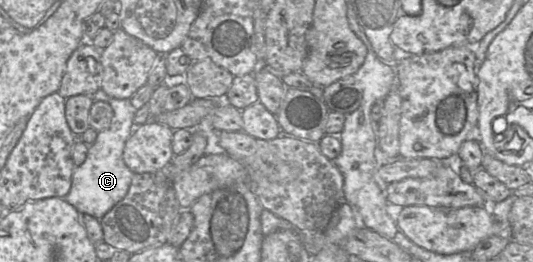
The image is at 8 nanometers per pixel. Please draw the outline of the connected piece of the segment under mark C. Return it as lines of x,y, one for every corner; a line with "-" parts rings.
101,88
91,97
94,102
108,102
114,112
113,118
110,127
99,132
95,142
89,146
85,161
80,166
75,167
71,189
65,199
79,213
88,214
100,220
125,197
133,179
134,173
123,160
123,150
127,139
135,128
136,108
130,99
110,97

